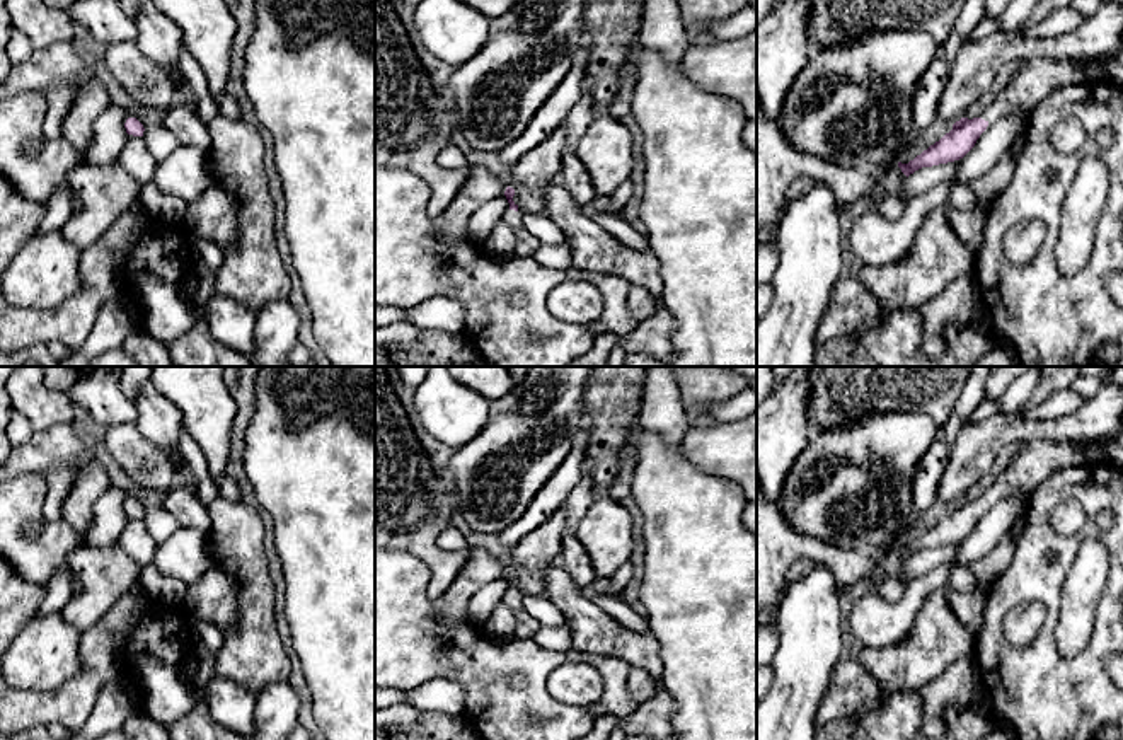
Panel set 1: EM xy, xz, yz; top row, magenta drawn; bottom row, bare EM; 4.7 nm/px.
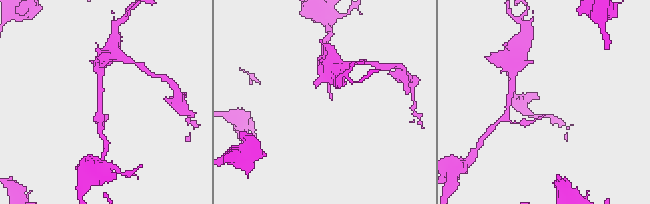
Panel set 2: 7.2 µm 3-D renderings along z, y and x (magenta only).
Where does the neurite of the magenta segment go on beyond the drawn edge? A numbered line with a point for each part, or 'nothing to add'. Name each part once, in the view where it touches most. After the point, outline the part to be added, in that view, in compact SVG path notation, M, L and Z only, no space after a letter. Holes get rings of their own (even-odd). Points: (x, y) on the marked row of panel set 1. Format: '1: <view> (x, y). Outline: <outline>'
1: xz (527, 244). Outline: M510 210L508 220L516 227L516 244L513 256L515 257L533 257L533 254L540 249L542 242L533 237L520 222L520 211Z

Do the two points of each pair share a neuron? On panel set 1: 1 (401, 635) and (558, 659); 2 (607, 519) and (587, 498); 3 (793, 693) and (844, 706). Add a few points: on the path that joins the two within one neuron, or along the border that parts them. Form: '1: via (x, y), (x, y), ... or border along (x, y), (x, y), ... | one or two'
1: via (440, 653), (472, 653), (477, 659), (518, 659) | one
2: border along (595, 498), (573, 532) | two
3: border along (837, 664), (820, 703), (817, 722) | two

